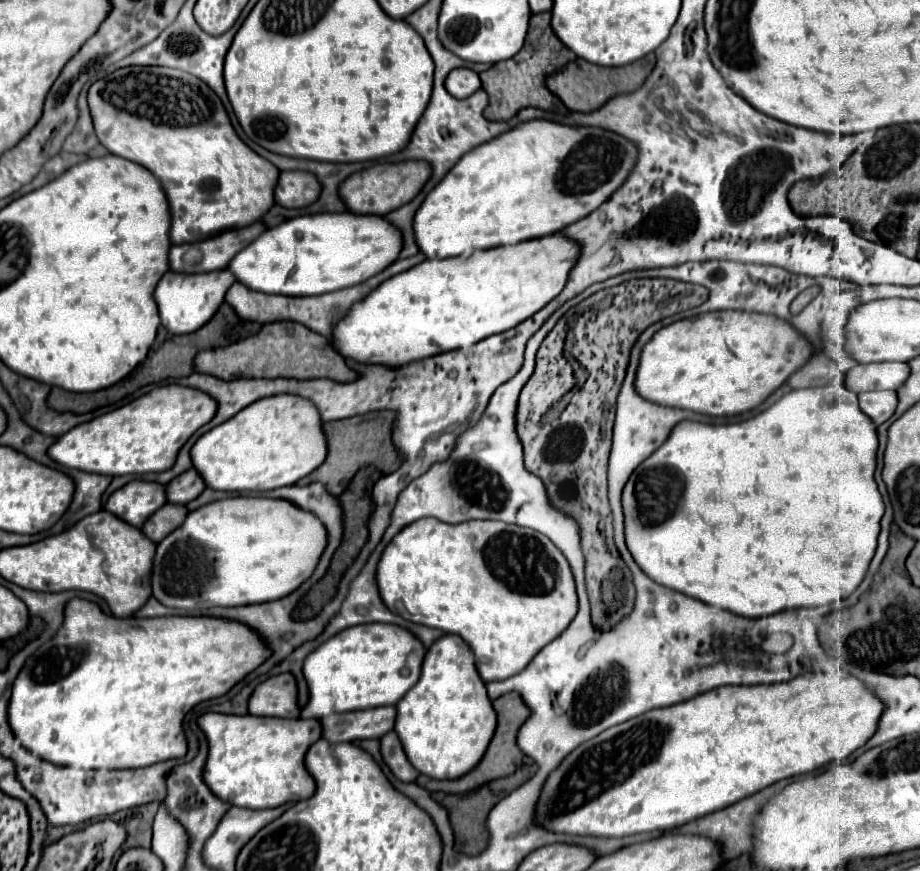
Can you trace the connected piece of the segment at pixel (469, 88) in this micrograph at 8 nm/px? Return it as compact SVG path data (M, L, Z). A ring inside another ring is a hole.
M457 68L447 76L445 88L455 98L467 98L481 88L481 78L469 68Z

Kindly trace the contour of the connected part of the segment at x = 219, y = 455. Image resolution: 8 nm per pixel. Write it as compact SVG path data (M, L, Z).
M279 394L249 404L227 422L205 432L191 448L193 468L211 490L267 492L291 486L313 472L327 456L325 434L317 408L291 394Z

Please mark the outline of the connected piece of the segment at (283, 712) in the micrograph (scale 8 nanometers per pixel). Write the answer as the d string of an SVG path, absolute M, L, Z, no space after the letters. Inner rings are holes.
M291 674L271 676L261 682L249 698L249 714L253 716L275 716L275 718L297 718L297 684Z

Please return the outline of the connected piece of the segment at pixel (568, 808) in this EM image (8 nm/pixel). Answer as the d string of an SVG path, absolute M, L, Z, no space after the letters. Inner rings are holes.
M839 670L835 672L835 676L831 674L801 674L789 682L781 682L781 684L759 684L759 686L719 686L715 690L703 692L691 700L667 706L667 708L657 708L657 710L649 710L637 718L631 718L623 724L617 724L605 732L601 732L599 736L587 740L585 744L581 744L579 748L575 748L569 756L563 758L563 762L547 776L541 796L535 804L535 826L543 826L549 832L555 834L571 834L571 836L595 836L595 838L625 838L625 836L633 836L633 834L641 834L641 832L655 832L655 830L669 830L669 828L677 828L683 826L691 820L697 820L701 816L707 816L711 812L717 812L719 808L727 808L783 778L791 778L791 776L799 776L799 774L807 774L831 760L845 760L851 752L855 752L857 748L861 748L877 730L877 720L883 712L883 704L879 702L879 698L875 698L875 694L863 686L863 682L859 682L857 678L853 678L851 674Z

